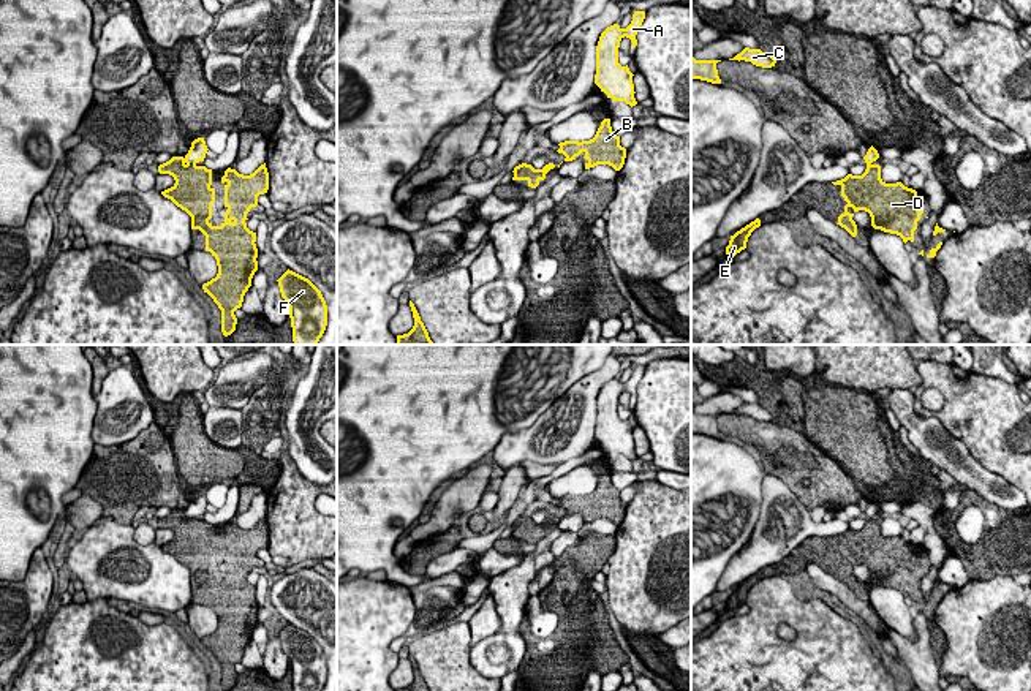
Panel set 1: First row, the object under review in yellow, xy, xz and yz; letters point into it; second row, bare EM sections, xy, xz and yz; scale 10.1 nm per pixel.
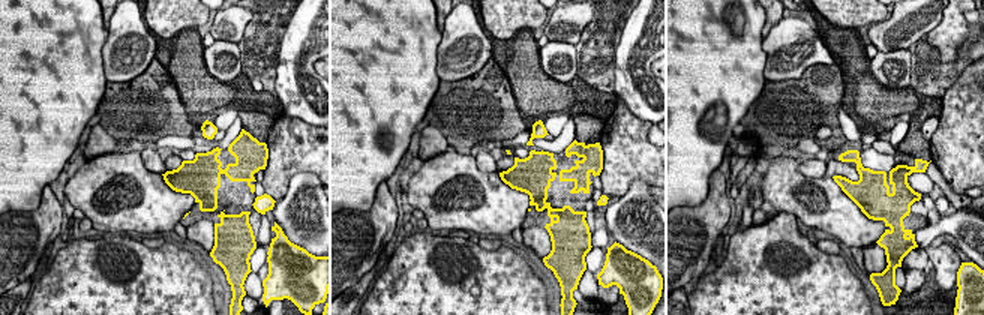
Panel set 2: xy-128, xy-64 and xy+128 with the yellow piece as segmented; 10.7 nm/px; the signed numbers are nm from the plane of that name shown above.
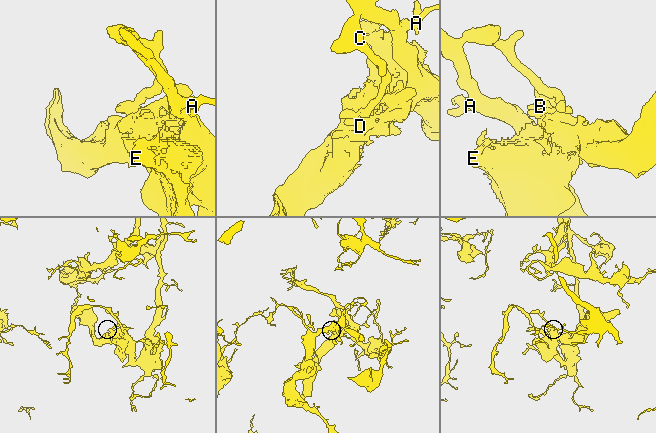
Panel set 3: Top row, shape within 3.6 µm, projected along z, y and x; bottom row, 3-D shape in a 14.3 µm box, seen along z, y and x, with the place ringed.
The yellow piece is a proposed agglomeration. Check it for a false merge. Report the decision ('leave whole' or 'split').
split

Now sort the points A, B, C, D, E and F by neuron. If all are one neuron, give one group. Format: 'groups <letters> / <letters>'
groups A C F / B D E

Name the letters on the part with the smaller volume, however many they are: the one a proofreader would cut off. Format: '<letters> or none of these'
B, D, E

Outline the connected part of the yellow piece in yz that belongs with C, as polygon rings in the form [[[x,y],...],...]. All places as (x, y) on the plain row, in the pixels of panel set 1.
[[[745,402],[740,408],[737,408],[734,413],[729,414],[738,414],[738,416],[745,414],[762,422],[772,422],[776,417],[776,413],[772,408],[765,408],[761,403],[750,403],[750,402]]]

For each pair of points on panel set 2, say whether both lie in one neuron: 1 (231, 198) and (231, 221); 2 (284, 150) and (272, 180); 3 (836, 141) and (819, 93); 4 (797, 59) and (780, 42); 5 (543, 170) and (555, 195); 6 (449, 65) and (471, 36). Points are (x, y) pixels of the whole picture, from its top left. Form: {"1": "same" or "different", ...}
{"1": "same", "2": "same", "3": "same", "4": "same", "5": "same", "6": "same"}

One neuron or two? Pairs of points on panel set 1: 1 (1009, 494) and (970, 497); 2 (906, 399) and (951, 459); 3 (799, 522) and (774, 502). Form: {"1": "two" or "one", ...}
{"1": "two", "2": "one", "3": "one"}

